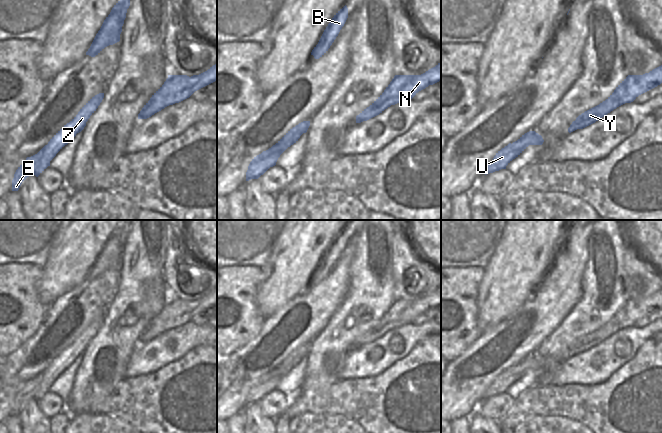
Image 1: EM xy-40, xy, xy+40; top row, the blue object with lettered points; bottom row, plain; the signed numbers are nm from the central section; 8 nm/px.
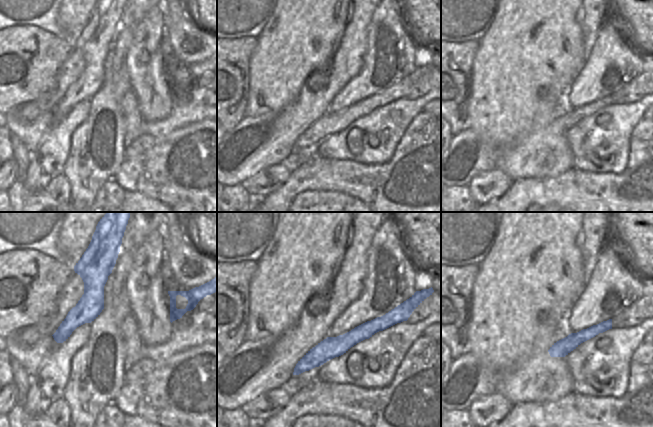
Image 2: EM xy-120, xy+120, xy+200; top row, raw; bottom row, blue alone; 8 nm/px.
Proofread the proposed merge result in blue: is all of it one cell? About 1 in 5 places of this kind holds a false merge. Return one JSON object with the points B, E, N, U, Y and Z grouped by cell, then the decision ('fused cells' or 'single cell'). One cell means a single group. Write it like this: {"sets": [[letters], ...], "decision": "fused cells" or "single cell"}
{"sets": [["B", "E", "Z"], ["N", "U", "Y"]], "decision": "fused cells"}

